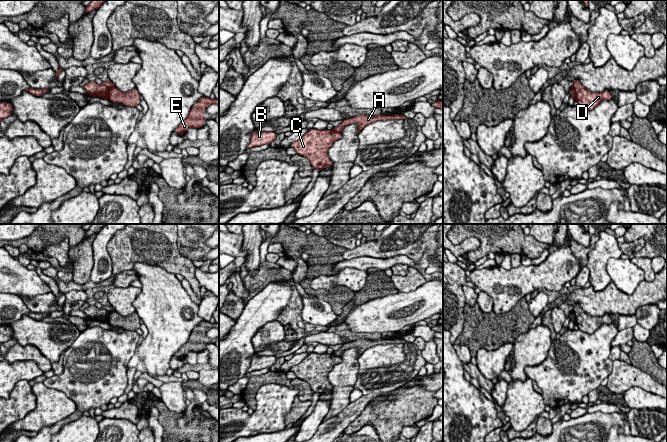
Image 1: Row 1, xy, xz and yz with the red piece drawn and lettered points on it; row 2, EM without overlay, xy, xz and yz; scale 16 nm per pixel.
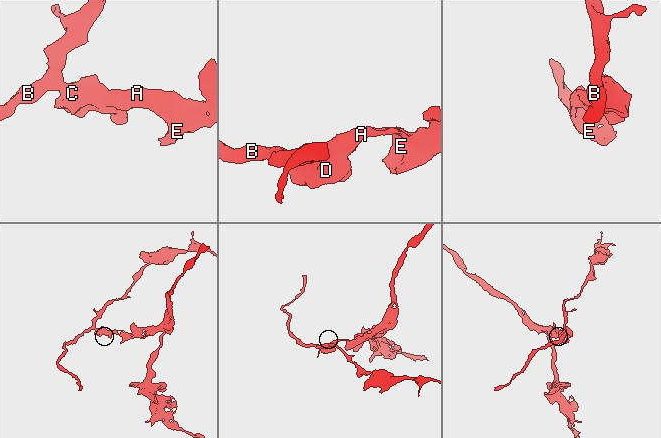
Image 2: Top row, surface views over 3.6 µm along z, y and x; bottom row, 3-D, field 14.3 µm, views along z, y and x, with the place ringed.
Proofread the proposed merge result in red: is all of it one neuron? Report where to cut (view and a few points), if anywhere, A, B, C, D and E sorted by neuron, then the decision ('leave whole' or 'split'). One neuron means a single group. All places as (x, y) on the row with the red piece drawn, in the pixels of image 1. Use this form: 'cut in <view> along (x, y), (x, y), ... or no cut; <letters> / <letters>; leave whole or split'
cut in xy along (114, 86), (108, 91), (107, 97); A E / B C D; split

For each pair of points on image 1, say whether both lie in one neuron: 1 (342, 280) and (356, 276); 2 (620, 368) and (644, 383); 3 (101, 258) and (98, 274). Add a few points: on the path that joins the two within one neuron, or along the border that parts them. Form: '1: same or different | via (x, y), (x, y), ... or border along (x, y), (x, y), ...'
1: same | via (345, 278), (353, 278)
2: same | via (626, 374), (638, 378)
3: same | via (101, 262), (101, 270)

